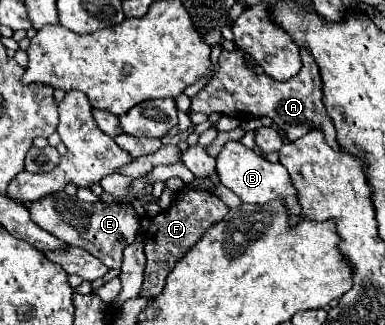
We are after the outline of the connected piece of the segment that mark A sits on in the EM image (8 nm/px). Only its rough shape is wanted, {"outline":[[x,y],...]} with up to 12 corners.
{"outline":[[222,49],[192,111],[270,117],[290,141],[322,129],[338,149],[322,79],[306,49],[280,83]]}

